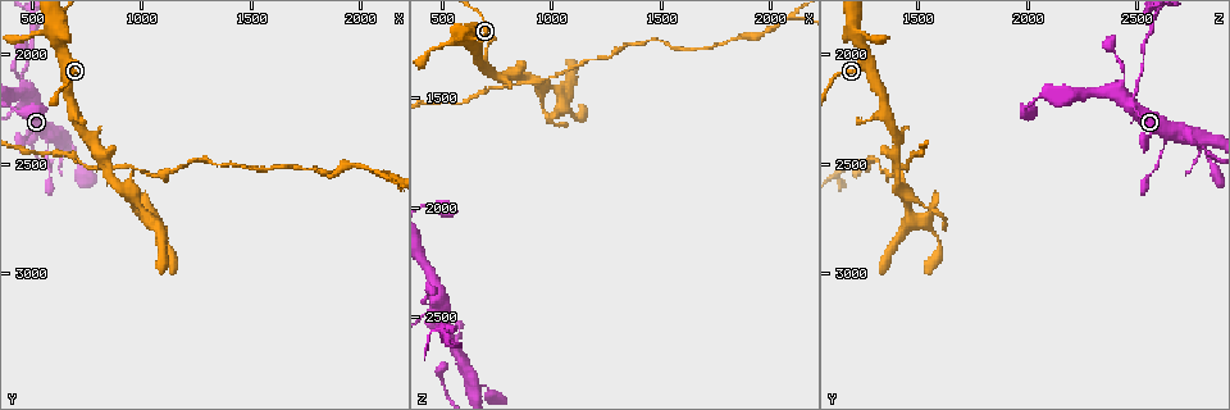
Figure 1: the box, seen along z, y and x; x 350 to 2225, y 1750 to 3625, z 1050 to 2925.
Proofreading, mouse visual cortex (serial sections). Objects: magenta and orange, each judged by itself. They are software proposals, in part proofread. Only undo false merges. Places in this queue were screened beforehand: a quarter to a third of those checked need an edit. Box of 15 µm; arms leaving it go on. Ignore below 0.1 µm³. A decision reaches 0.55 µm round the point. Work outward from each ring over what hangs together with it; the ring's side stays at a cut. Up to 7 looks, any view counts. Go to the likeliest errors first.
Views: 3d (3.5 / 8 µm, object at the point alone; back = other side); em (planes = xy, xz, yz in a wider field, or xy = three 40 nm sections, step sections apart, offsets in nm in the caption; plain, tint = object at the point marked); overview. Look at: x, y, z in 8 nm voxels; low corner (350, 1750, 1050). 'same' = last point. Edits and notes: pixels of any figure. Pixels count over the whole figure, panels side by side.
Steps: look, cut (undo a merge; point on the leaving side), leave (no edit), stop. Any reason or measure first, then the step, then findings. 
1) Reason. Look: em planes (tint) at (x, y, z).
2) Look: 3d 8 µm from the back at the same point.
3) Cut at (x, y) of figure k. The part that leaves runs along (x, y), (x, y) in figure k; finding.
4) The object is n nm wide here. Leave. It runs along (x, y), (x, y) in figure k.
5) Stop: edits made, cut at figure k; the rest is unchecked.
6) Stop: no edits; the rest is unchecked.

Look: 3d 3.5 µm at (970, 2530, 1420).

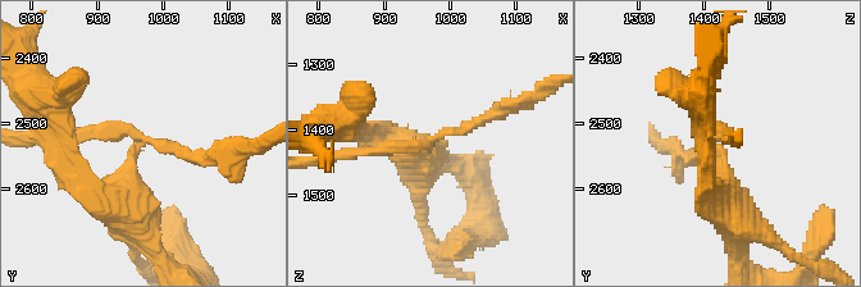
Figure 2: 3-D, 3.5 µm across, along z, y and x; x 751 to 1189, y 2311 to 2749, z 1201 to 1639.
3 arms meet here; the arms are 150, 150, 350 nm wide; shape alone is not enough. Look: em xy step 1 (tint) at (980, 2525, 1410).

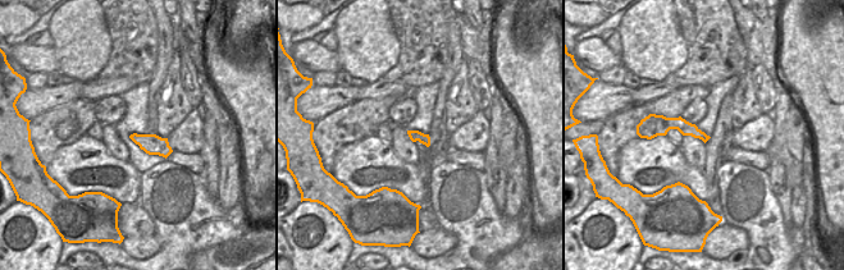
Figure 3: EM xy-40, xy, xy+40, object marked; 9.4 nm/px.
Cut at (87, 136) of figure 2. The part that leaves runs along (144, 141), (203, 160), (250, 145) in figure 2; a second cell is stuck on.

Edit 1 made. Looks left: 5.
Small branch off a trunk. Look: 3d 3.5 µm at (660, 2380, 2830).

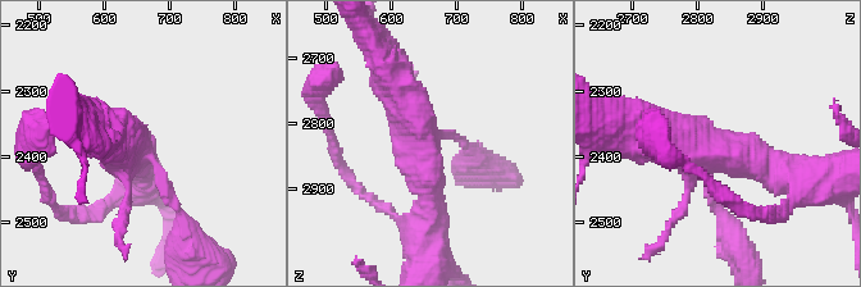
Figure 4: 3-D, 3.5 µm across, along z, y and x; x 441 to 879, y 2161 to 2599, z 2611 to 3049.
Need the tissue. Look: em xy step 3 (tint) at (650, 2385, 2825).

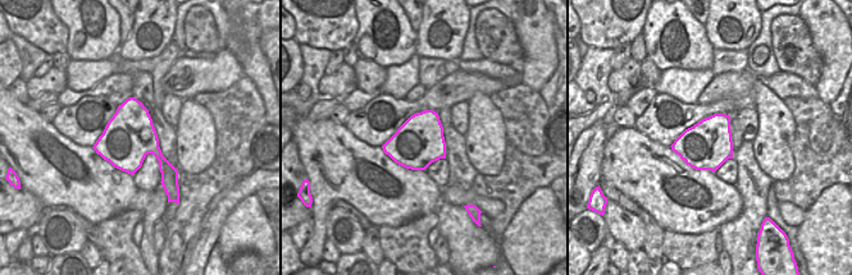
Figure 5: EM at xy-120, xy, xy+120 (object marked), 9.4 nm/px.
Leave. It runs along (639, 133), (709, 145), (721, 215) in figure 4; all the same cell.

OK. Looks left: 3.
Look: 3d 3.5 µm at (970, 2730, 1580).

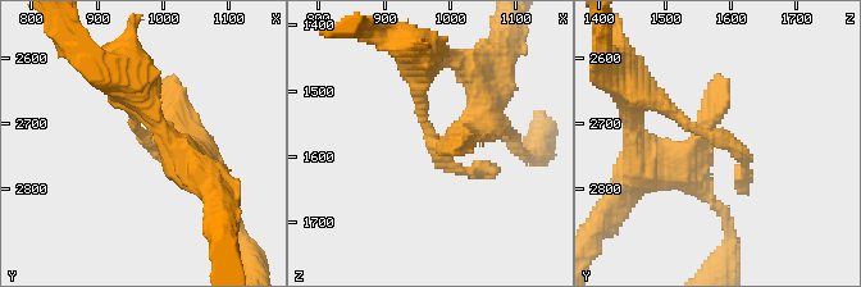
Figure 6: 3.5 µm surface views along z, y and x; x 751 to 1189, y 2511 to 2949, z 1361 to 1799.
Shape alone is not enough. Look: em xy step 2 (plain) at (965, 2720, 1570).

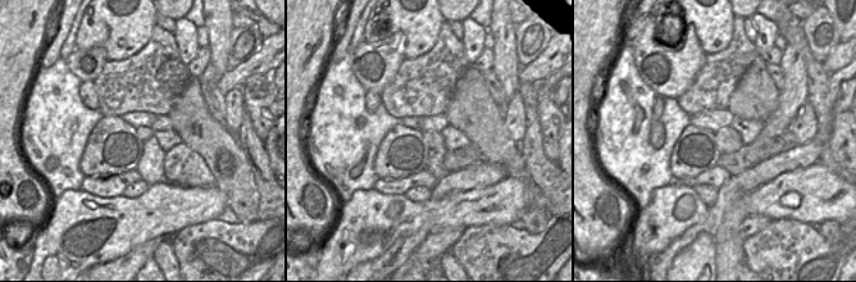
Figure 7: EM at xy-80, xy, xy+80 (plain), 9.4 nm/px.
Look: em xy step 2 (tint) at the same point.

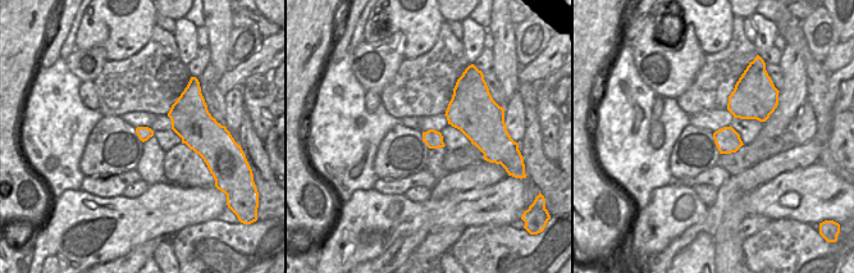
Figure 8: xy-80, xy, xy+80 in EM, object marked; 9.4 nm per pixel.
Leave. It runs along (643, 96), (736, 144), (742, 180) in figure 6; all the same cell.

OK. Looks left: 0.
Stop: edits made, cut at figure 2; the rest is unchecked.

